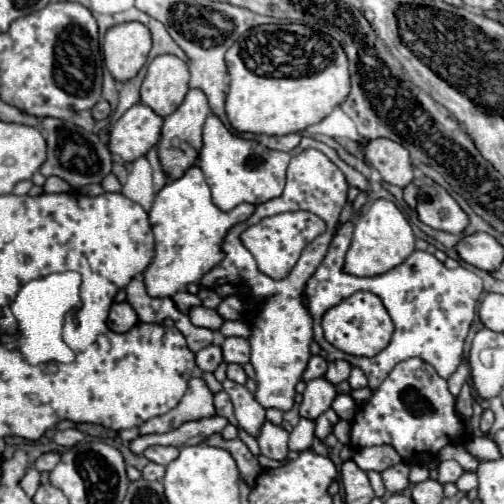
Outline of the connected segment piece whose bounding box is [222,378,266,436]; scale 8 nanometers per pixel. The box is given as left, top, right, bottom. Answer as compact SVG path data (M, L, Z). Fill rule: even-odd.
M224 380L222 382L224 392L230 396L232 404L234 404L234 416L238 420L238 424L252 436L258 436L262 422L266 420L264 416L264 408L254 400L254 396L242 386L236 384L232 380Z

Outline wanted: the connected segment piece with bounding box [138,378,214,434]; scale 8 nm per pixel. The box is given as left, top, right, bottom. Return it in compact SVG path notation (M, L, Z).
M192 378L188 382L188 390L180 404L172 408L170 412L162 416L154 416L148 422L144 422L138 430L140 434L158 434L158 432L168 432L184 424L186 420L198 420L206 416L214 416L214 394L206 386L202 378Z

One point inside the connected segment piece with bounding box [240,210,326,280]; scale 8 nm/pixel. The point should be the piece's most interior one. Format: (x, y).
(276, 242)

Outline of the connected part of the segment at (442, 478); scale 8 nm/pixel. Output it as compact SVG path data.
M444 460L438 466L438 482L446 484L446 482L456 482L462 476L464 468L456 462L456 460Z

